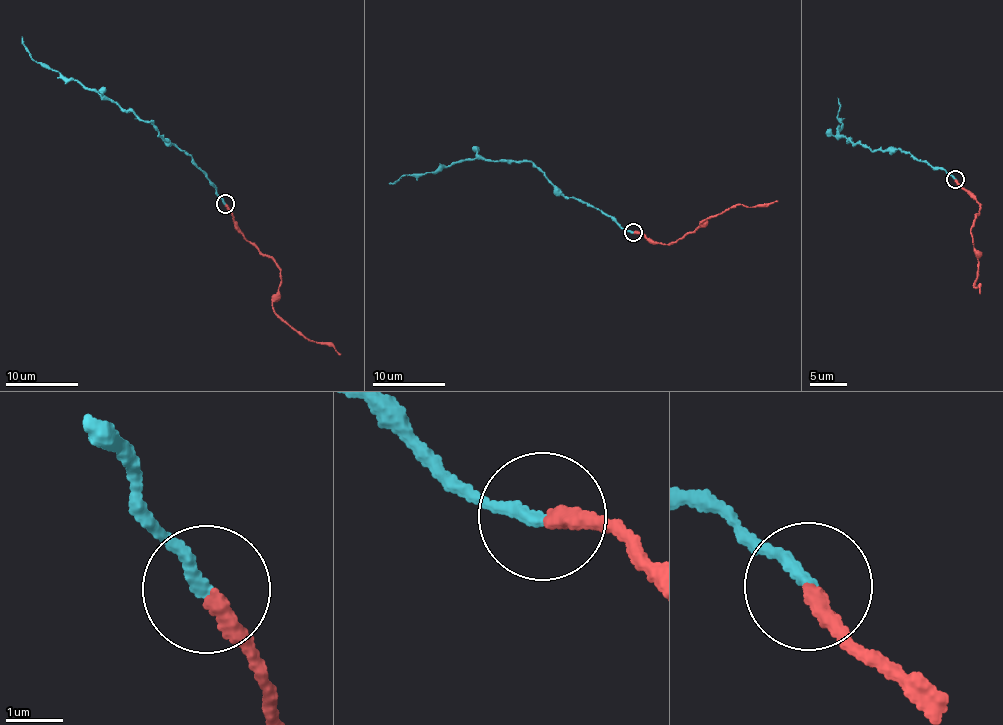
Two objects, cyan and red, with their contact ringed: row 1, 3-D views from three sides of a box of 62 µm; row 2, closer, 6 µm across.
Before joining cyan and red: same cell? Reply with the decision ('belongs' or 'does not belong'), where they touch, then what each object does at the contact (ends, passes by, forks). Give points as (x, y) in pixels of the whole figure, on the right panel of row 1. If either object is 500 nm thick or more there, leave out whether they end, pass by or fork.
belongs; place (955, 179); cyan ends; red ends

